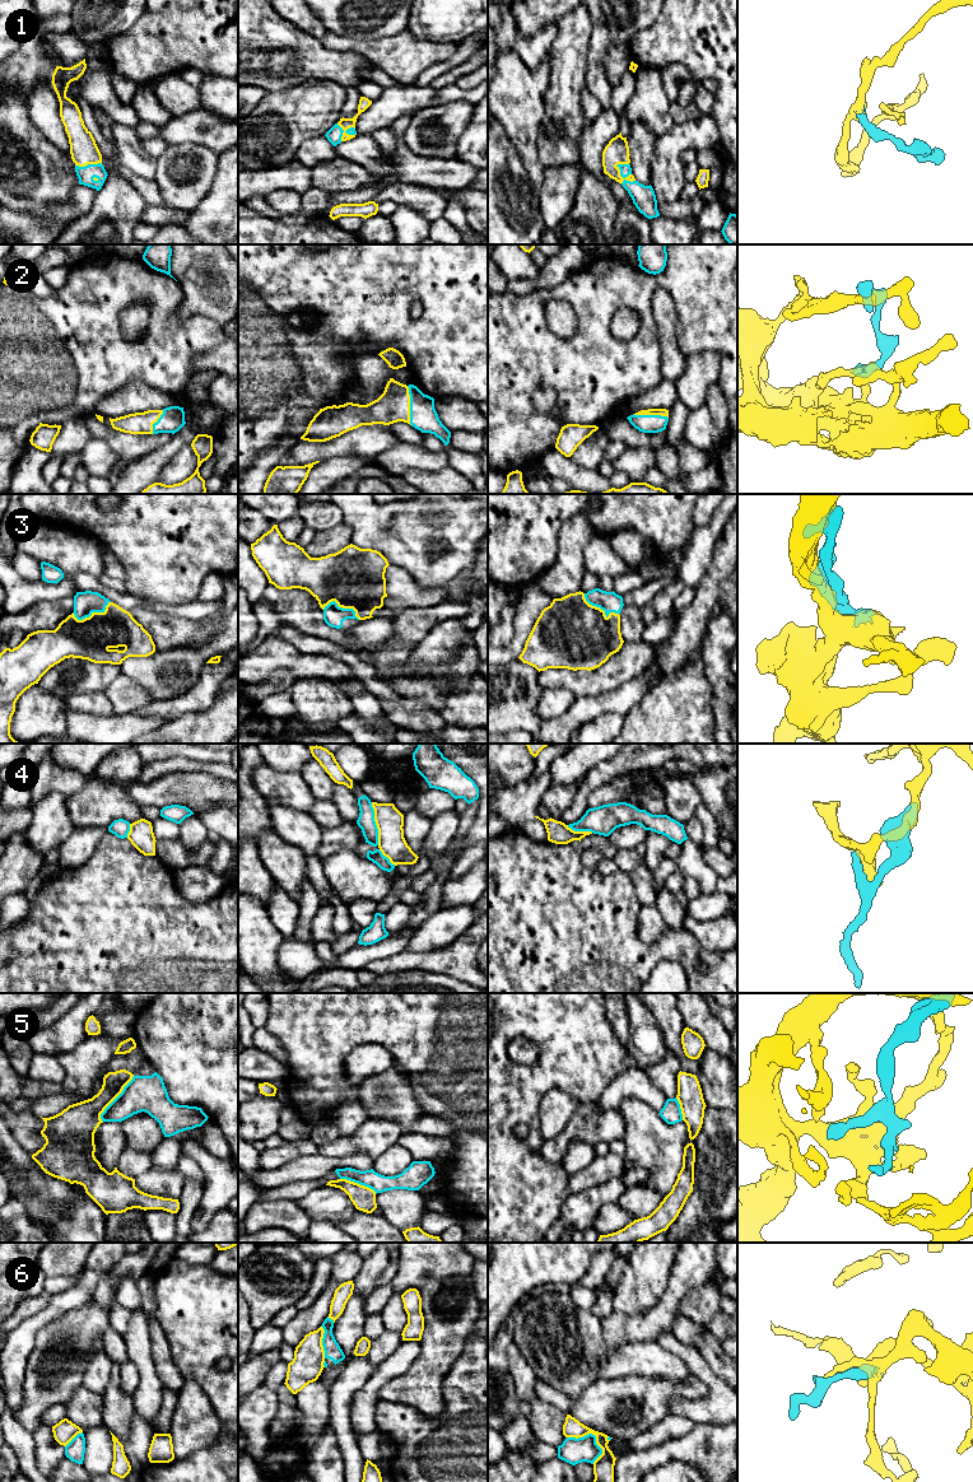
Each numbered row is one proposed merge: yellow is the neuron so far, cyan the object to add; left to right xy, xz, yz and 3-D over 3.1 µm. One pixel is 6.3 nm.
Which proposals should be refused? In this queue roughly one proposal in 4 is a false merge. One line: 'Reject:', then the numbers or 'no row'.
Reject: 4, 6

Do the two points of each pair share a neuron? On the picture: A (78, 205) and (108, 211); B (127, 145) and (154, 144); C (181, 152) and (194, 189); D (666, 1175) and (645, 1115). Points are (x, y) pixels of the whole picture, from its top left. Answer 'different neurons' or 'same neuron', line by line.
A: different neurons
B: different neurons
C: same neuron
D: same neuron

